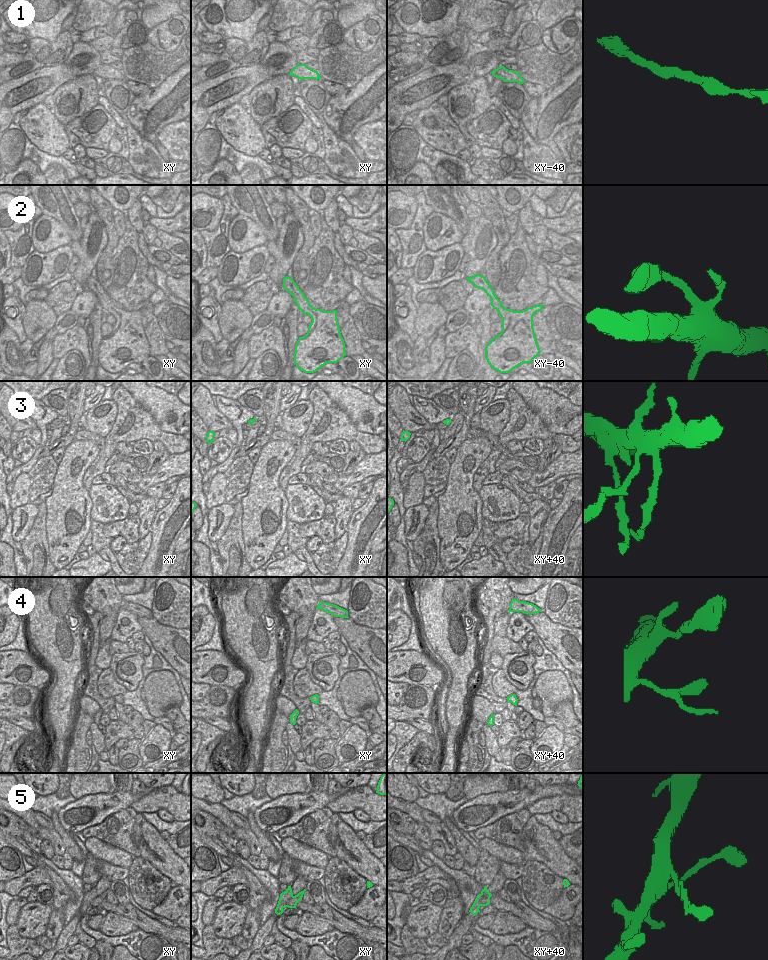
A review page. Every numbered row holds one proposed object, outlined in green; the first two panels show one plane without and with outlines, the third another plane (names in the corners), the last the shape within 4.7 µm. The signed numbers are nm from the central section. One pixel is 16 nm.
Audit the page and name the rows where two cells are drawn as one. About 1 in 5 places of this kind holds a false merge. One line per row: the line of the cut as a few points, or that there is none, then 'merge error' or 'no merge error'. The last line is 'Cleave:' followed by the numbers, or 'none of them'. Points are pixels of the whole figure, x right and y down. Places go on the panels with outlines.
1: no cut; no merge error
2: no cut; no merge error
3: no cut; no merge error
4: no cut; no merge error
5: no cut; no merge error
Cleave: none of them

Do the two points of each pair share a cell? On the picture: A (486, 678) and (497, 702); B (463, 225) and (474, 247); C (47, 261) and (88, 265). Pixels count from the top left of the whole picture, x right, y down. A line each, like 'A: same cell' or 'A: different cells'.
A: same cell
B: different cells
C: different cells

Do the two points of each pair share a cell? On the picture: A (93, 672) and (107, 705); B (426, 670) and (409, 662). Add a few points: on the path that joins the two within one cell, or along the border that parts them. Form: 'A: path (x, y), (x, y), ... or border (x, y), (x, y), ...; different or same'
A: path (92, 681), (92, 692), (98, 698); same
B: path (424, 665), (414, 663); same

